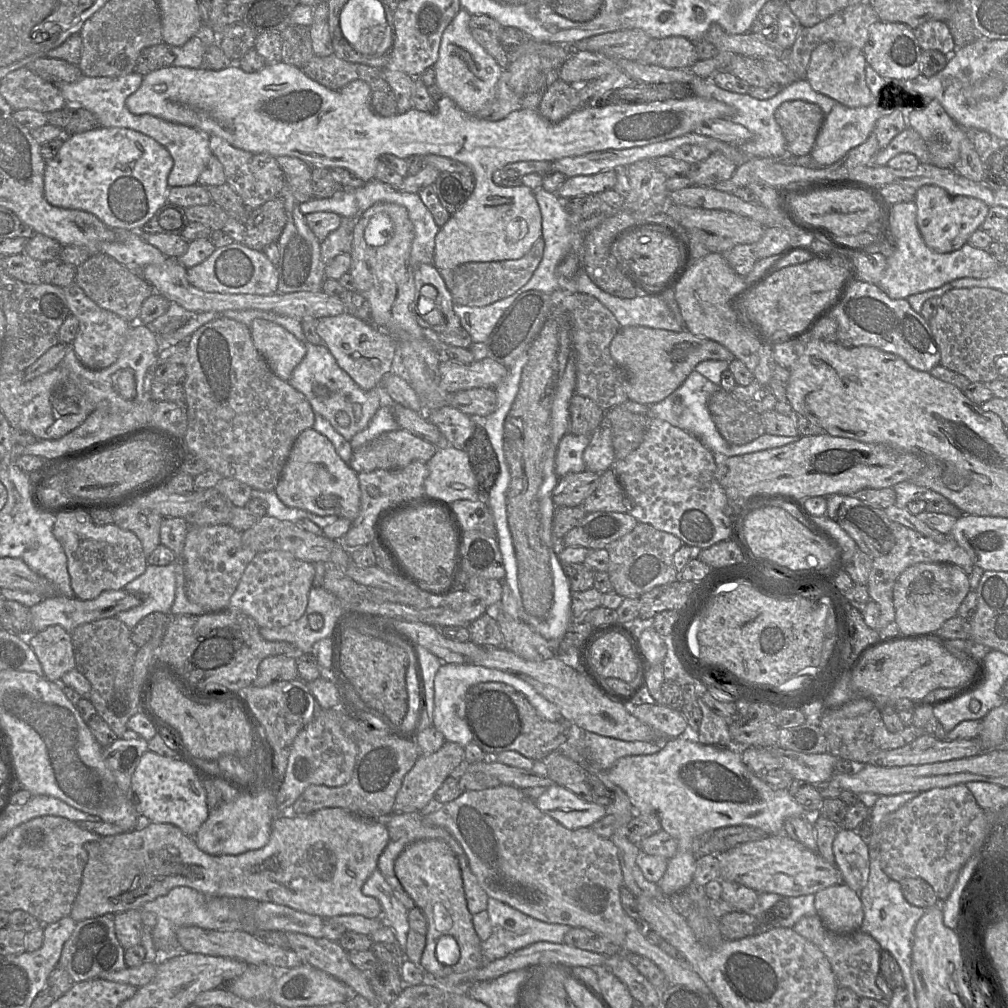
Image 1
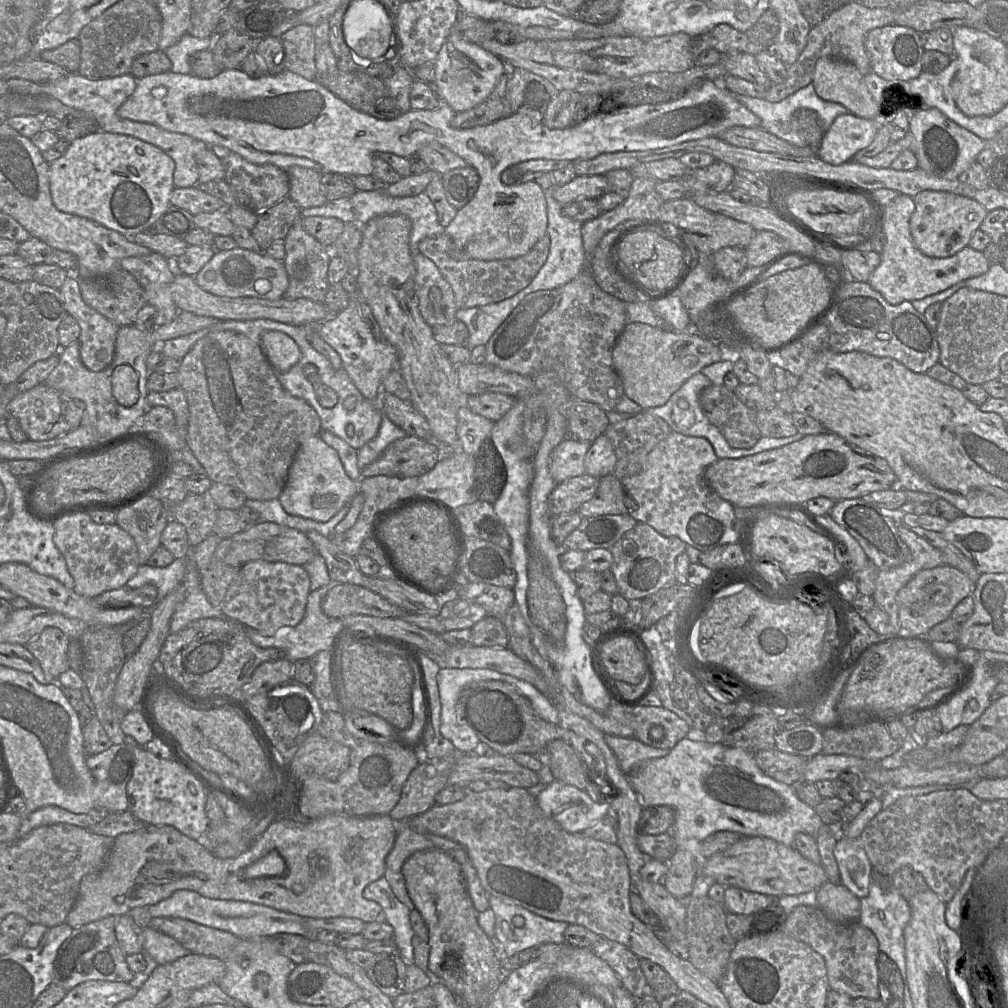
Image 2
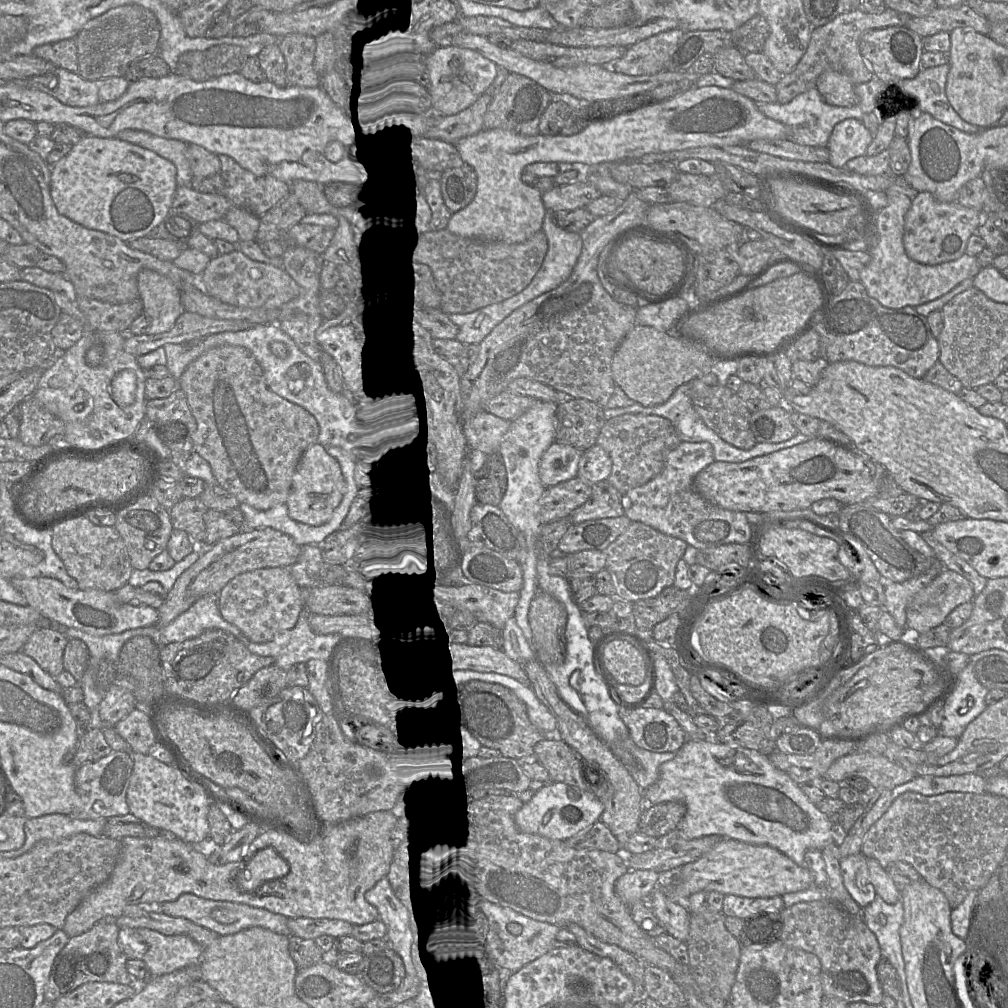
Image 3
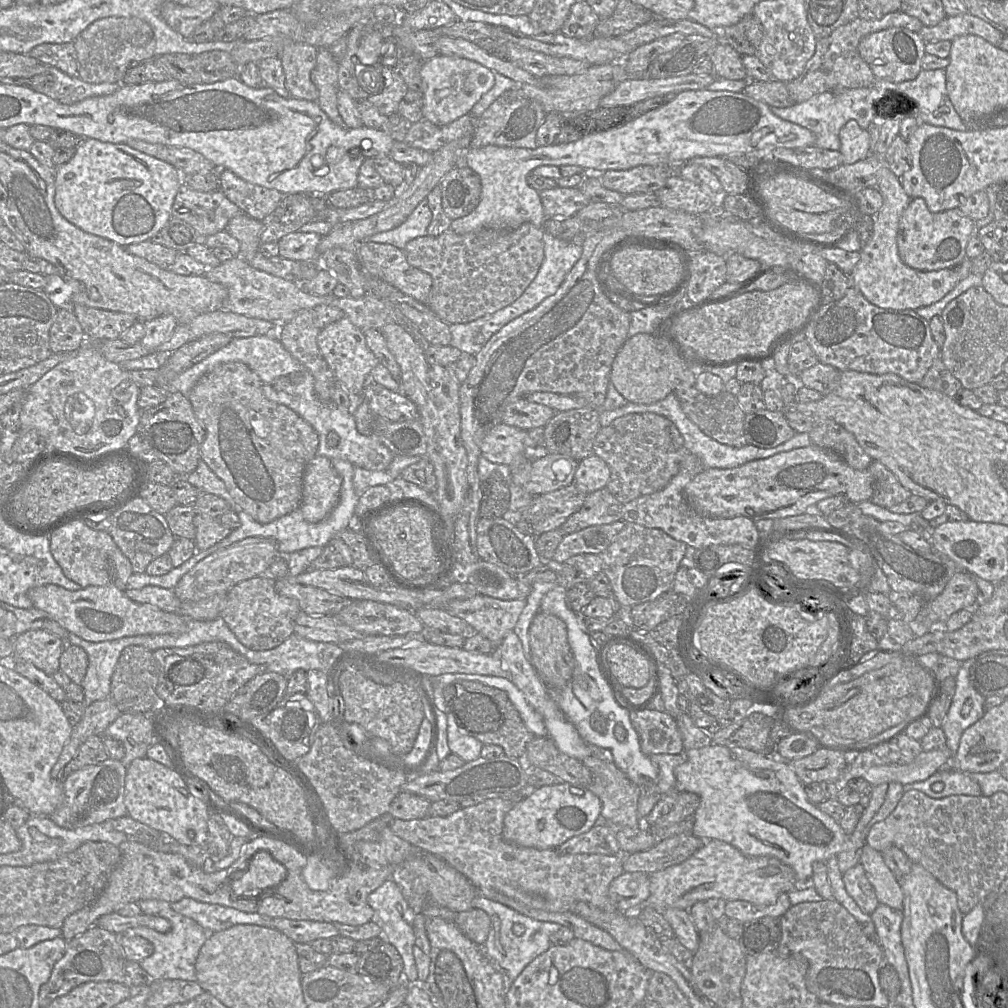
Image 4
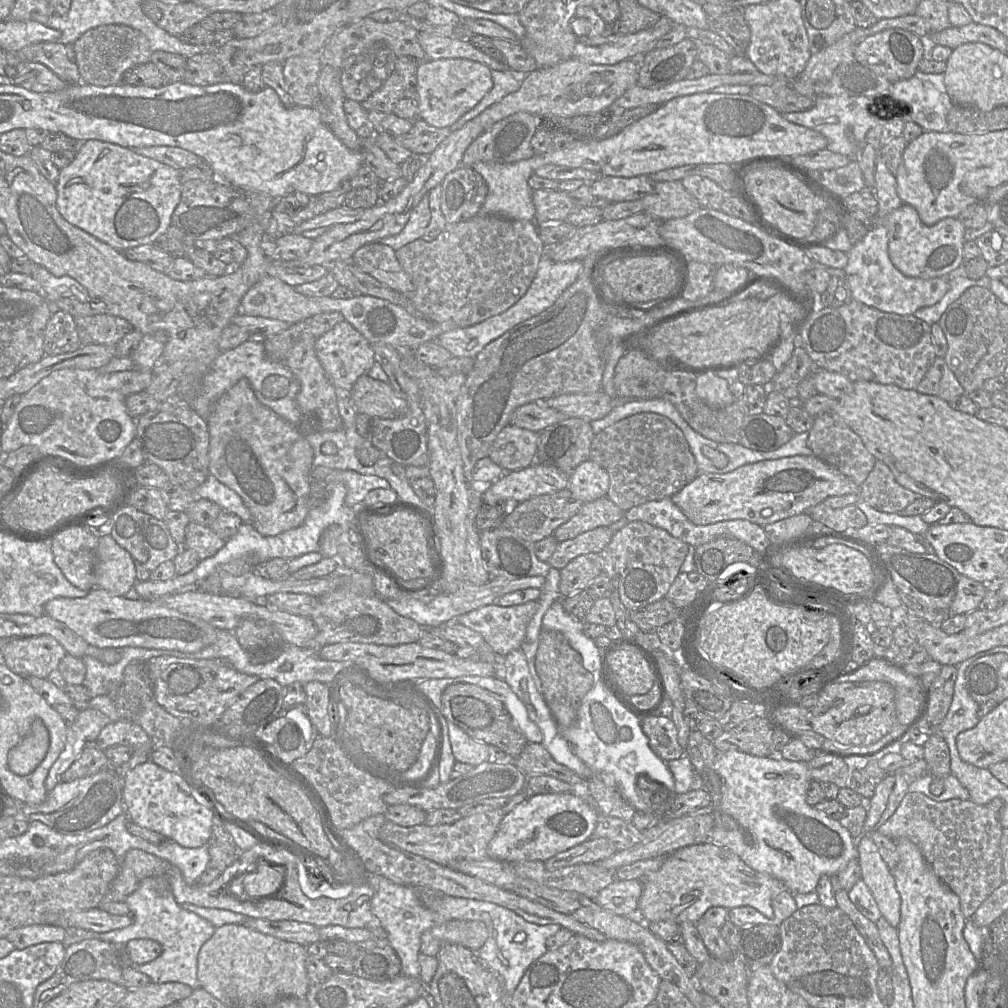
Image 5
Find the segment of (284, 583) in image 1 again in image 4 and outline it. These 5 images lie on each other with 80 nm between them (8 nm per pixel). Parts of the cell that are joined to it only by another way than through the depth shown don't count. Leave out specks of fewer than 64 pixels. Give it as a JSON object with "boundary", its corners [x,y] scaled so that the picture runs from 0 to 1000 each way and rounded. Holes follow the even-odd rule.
{"boundary":[[[257,570],[234,579],[224,588],[219,612],[235,634],[249,645],[271,644],[292,628],[293,615],[299,603],[295,595],[276,589],[273,578],[273,574]]]}

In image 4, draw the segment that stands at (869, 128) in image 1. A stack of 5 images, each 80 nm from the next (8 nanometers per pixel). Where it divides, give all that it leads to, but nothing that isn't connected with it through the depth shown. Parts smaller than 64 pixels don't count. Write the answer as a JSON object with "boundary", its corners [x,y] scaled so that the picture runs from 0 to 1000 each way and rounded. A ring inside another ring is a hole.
{"boundary":[[[846,118],[841,119],[833,128],[832,140],[836,163],[845,163],[864,153],[860,129],[855,128]]]}

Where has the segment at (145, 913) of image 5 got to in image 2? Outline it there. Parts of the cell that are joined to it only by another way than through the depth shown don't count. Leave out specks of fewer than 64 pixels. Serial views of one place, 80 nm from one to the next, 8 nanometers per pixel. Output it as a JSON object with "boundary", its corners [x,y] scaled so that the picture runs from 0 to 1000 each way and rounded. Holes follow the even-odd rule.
{"boundary":[[[142,921],[142,927],[142,941],[157,957],[170,955],[189,945],[173,931],[152,921]]]}

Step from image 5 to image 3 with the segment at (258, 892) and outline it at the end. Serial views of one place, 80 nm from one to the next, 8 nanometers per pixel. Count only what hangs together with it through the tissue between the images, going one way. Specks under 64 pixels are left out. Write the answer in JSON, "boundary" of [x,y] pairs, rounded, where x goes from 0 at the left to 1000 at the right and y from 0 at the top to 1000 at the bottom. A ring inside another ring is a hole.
{"boundary":[[[270,840],[257,843],[239,864],[240,883],[250,886],[267,873],[287,866],[286,855]]]}

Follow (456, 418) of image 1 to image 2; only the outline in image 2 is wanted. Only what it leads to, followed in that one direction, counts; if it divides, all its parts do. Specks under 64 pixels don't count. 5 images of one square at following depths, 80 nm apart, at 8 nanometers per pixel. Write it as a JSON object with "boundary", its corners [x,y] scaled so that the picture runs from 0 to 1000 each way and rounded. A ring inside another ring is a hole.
{"boundary":[[[458,403],[453,410],[453,433],[459,448],[472,452],[485,437],[490,419]]]}

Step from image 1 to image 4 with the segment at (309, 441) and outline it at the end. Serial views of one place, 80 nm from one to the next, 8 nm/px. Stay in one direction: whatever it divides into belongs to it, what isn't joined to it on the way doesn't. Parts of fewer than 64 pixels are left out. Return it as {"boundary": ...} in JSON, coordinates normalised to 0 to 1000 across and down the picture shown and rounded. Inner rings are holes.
{"boundary":[[[313,451],[305,460],[301,471],[297,506],[307,519],[323,514],[337,495],[339,474],[327,455]]]}

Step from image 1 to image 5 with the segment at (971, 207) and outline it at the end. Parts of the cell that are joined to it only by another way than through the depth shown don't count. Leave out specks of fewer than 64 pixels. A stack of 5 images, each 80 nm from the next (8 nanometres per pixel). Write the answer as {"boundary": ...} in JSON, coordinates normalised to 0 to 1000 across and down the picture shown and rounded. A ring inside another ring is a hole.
{"boundary":[[[895,202],[878,216],[867,216],[863,220],[873,221],[879,225],[882,256],[898,274],[915,277],[939,275],[956,260],[955,245],[958,226],[949,215],[939,215],[921,224],[914,219],[907,205]]]}

